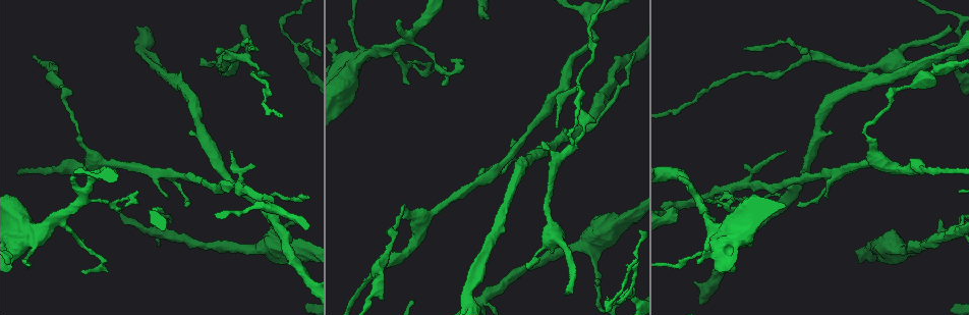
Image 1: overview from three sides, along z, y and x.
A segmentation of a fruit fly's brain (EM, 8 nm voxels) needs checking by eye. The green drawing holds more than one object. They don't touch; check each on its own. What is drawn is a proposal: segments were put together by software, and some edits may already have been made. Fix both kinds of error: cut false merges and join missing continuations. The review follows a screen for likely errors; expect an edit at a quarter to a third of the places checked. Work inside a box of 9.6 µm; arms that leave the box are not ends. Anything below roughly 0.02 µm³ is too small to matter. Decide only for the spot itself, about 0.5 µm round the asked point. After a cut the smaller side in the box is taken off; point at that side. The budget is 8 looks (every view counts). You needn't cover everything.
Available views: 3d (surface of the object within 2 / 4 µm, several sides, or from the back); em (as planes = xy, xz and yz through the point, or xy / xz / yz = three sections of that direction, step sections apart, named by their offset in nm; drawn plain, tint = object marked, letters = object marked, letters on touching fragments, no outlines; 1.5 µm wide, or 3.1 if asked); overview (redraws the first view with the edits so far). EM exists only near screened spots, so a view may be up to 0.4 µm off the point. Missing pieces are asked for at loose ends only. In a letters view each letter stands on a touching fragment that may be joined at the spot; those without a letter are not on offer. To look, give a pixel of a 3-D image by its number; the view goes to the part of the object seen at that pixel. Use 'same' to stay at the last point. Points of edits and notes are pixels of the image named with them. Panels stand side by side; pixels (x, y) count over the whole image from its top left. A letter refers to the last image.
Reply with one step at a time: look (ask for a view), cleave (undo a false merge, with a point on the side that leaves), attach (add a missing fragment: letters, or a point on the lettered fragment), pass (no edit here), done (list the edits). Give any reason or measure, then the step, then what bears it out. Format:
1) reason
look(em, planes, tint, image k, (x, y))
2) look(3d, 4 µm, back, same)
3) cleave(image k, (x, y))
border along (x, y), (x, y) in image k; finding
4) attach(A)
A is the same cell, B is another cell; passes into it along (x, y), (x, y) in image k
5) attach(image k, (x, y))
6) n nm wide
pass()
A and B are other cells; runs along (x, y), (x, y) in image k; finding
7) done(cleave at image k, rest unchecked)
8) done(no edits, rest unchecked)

branch stops here
look(em, planes, letters, image 1, (189, 203))

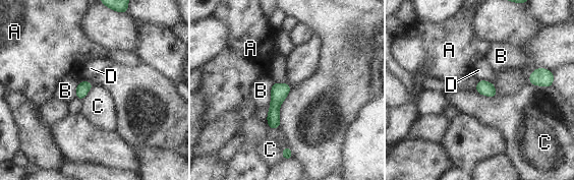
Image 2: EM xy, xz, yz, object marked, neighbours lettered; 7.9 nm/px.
100 nm wide
pass()
A, B, C and D are other cells; border along (474, 90), (486, 96), (498, 96) in image 2; no lettered fragment goes on from it

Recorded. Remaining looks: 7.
branch point
look(3d, 4 µm, image 1, (697, 202))

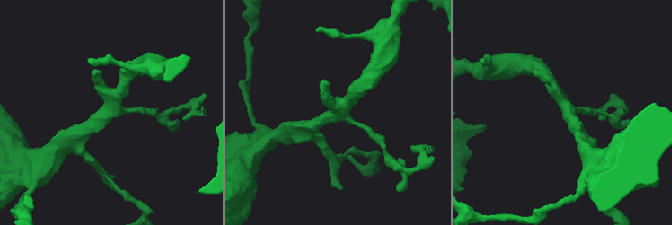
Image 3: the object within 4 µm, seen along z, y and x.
now the EM
look(em, planes, letters, image 3, (337, 116))

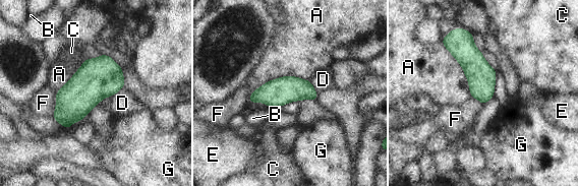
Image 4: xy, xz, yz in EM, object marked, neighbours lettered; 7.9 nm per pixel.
A touches over 500 nm
pass()
A, B, C, D, E, F and G are other cells; continuous, no second cell

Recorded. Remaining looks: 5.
branch stops here
look(3d, 4 µm, back, image 1, (949, 23))

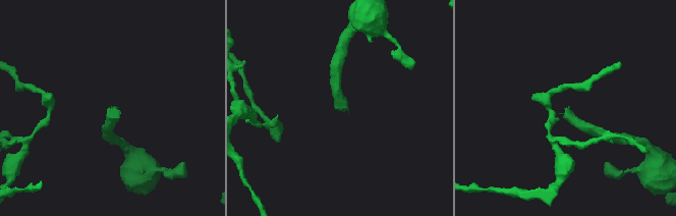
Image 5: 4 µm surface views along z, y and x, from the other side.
look(em, planes, letters, image 5, (567, 109))

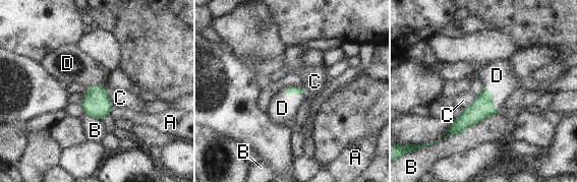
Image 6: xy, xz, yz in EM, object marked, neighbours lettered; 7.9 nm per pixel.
attach(D)
D is the same cell, A, B and C are other cells; passes into it along (481, 108), (492, 98), (497, 75) in image 6; the cell continues

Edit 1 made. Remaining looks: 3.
done(attach at image 6, rest unchecked)

